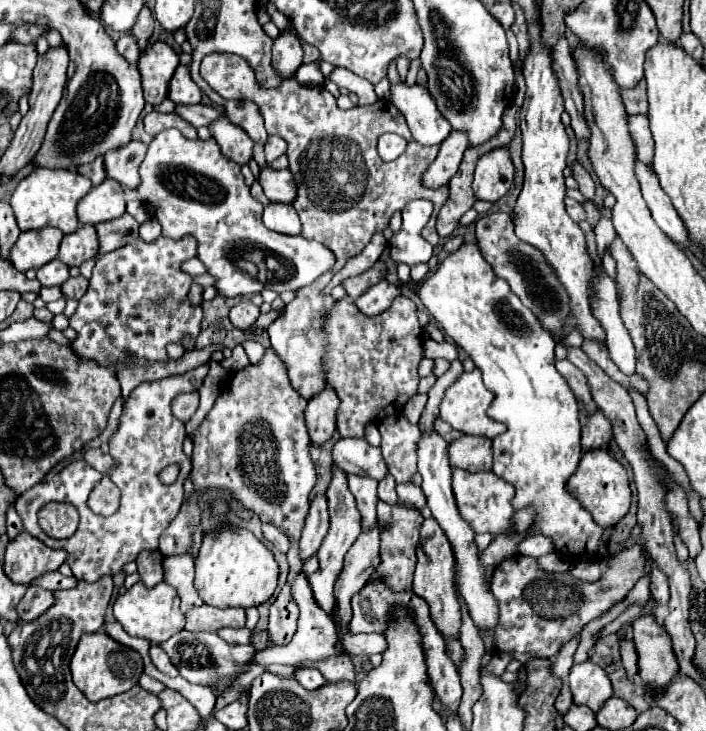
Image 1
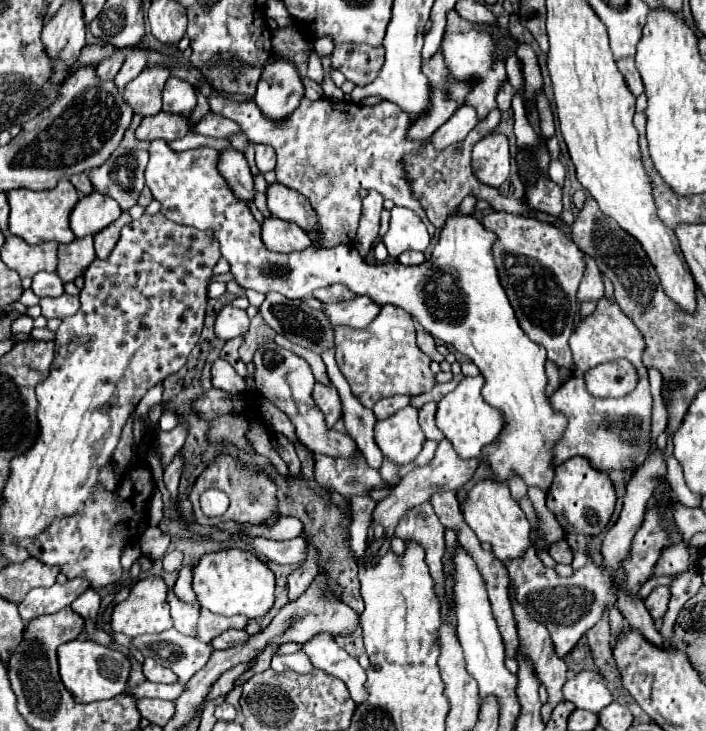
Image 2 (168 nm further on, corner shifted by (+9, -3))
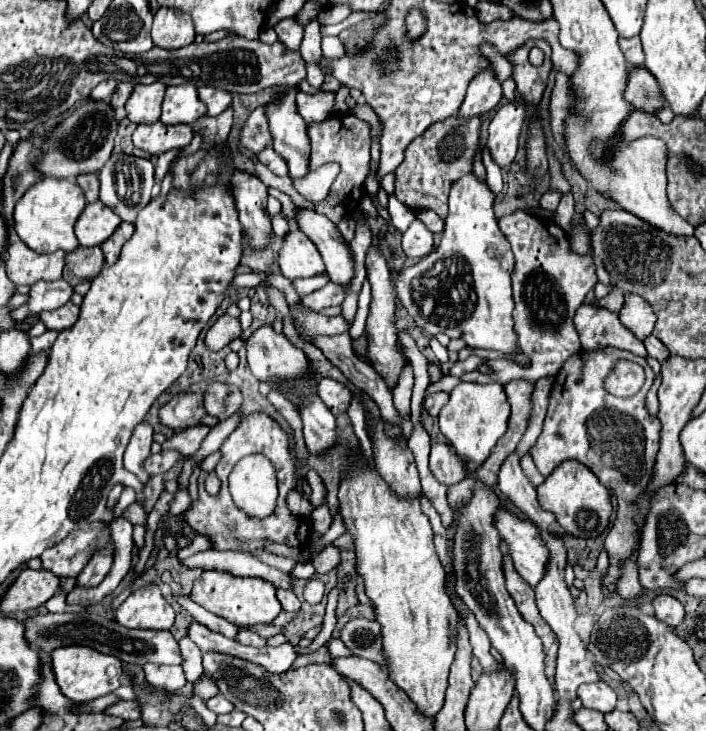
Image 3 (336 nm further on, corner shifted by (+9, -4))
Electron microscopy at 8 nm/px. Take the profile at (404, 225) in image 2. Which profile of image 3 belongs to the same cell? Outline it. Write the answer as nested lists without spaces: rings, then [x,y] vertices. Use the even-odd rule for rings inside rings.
[[[388,198],[388,210],[390,210],[390,216],[392,216],[392,226],[400,232],[404,232],[410,222],[416,218],[414,212],[410,208],[406,208],[402,202],[398,202],[398,198]]]

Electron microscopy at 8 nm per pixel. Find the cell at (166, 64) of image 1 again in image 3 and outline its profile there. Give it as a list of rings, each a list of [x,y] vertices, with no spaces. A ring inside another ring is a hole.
[[[164,82],[138,84],[126,102],[128,120],[134,124],[156,122],[160,118],[160,104],[164,98],[164,90],[166,90]]]

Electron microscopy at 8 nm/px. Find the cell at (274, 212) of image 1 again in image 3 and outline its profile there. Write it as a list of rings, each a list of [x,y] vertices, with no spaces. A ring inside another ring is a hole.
[[[298,228],[290,230],[290,234],[284,238],[284,244],[278,250],[278,254],[280,254],[278,256],[280,272],[288,280],[310,278],[314,274],[326,274],[318,248]]]

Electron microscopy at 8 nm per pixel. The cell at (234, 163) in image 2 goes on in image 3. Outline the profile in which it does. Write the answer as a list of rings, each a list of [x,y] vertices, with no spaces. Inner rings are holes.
[[[236,170],[232,176],[236,208],[240,212],[240,224],[250,238],[252,250],[264,250],[270,244],[272,222],[266,212],[268,188],[254,176]]]

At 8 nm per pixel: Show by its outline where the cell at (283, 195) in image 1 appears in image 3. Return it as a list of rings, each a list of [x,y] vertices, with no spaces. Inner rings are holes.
[[[300,208],[296,212],[296,222],[300,230],[316,244],[320,250],[330,282],[348,288],[354,278],[354,260],[348,242],[340,234],[340,230],[324,216],[312,210]]]

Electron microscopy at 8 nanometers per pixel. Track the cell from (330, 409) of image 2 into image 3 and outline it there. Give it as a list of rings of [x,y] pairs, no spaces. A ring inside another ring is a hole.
[[[322,378],[318,382],[318,394],[324,400],[324,404],[334,412],[334,414],[342,414],[346,412],[350,400],[352,400],[352,392],[346,384],[336,382],[332,378]]]

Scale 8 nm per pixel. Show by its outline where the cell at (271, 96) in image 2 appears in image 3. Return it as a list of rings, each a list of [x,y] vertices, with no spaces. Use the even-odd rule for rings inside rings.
[[[288,92],[282,94],[276,102],[276,106],[268,106],[268,122],[270,122],[270,132],[272,132],[272,148],[284,158],[290,178],[302,178],[310,172],[308,162],[310,162],[310,138],[306,134],[306,122],[304,118],[296,112],[294,106],[294,94]]]

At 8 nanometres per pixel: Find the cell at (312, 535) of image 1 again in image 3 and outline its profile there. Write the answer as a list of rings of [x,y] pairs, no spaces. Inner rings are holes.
[[[278,590],[276,596],[278,596],[278,600],[286,612],[298,612],[300,610],[300,600],[296,598],[296,594],[292,590]]]

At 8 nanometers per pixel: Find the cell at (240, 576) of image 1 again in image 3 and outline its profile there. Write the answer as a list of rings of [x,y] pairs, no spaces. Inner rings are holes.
[[[204,572],[194,582],[190,598],[198,602],[202,608],[206,608],[208,612],[222,616],[240,628],[270,624],[282,612],[282,606],[276,598],[276,588],[270,586],[270,582],[262,578],[238,578],[238,576],[222,574],[222,572]]]

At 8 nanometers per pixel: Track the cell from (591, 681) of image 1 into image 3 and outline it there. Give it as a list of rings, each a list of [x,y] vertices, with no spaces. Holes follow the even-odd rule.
[[[596,682],[596,684],[582,684],[578,688],[578,698],[582,700],[582,704],[586,708],[598,710],[598,712],[612,712],[616,708],[616,692],[604,684],[604,682]]]

